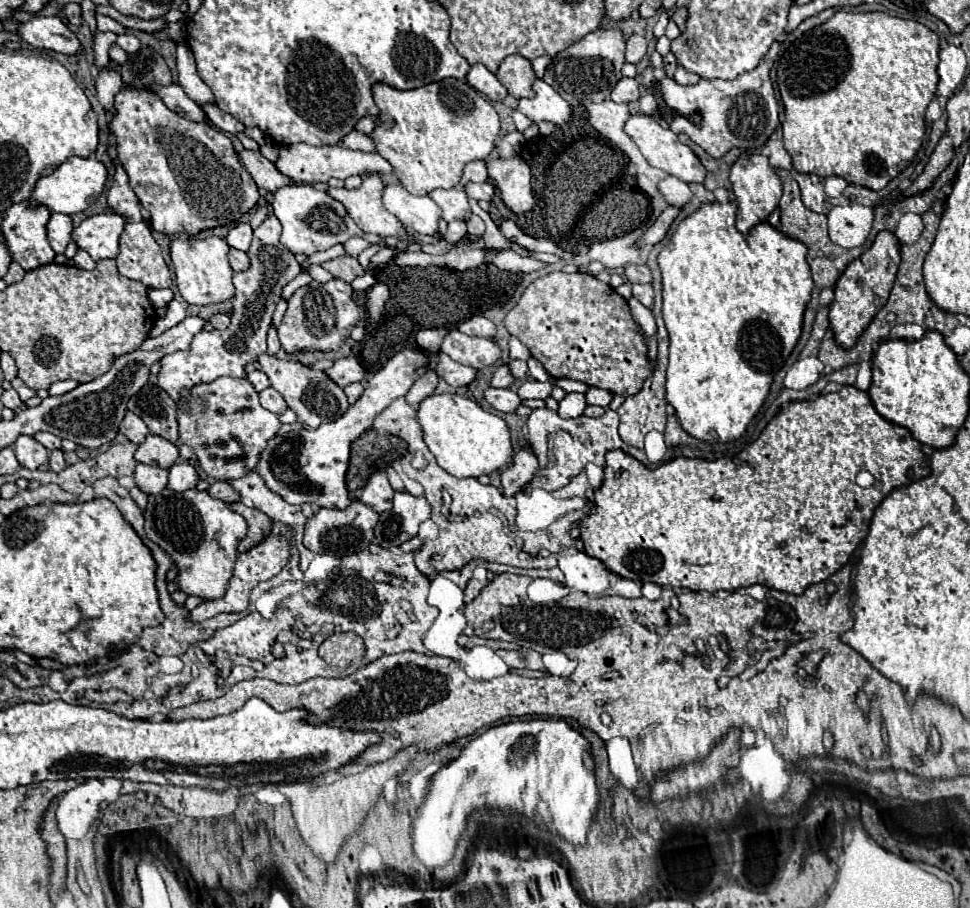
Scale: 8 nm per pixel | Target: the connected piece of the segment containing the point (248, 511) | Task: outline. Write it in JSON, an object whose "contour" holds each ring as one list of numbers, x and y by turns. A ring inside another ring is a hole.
{"contour":[[231,503,229,505,233,511,237,511,239,515,243,515,245,523,247,523,247,535,245,539,239,541,239,551,249,551,253,545,257,545,265,535,269,535,271,531,271,525,273,521,261,513,259,509,251,509,251,507,245,507,243,503]]}

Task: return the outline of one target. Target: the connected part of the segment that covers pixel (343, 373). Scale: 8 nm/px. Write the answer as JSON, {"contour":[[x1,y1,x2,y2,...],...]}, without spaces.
{"contour":[[349,355,345,359,339,359,335,361,335,365,331,369,325,371,339,387,345,387,345,385,351,385,355,381,363,381,367,379,367,367,365,363,361,363,355,355]]}

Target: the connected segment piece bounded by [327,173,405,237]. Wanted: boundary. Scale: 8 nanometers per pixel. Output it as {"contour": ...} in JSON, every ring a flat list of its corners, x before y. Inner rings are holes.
{"contour":[[369,173,363,177,361,187,357,189,329,187,327,193,345,205,349,217,365,233,377,233,381,237,405,235,399,219,383,207,383,187,381,177,377,173]]}

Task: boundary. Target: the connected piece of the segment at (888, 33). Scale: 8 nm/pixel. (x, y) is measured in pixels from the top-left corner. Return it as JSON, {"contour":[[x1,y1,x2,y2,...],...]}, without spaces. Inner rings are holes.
{"contour":[[835,11,835,15,825,21,823,25,817,25,803,33,797,41,793,41,781,55,779,67,777,67,777,85,781,91,783,107,785,107,785,121,783,121,783,141,785,149,793,159,793,167,799,173,815,173,819,177,829,177,829,175,839,175,847,183,853,185,863,185,869,189,883,189,891,179,895,179,915,157,923,143,925,135,925,109,935,97,937,83,939,83,939,73,937,73,937,63,939,63,939,37,925,25,911,21,911,19,899,19,891,17,887,13,851,13,851,11]]}

